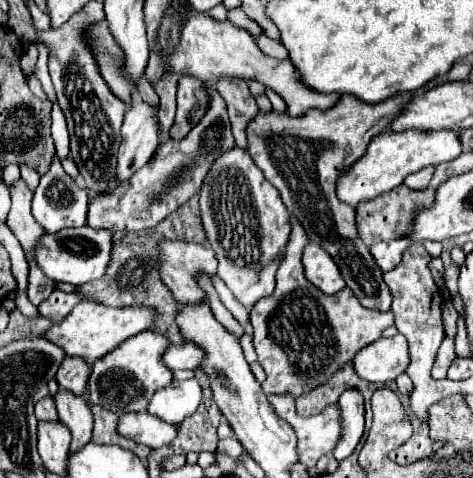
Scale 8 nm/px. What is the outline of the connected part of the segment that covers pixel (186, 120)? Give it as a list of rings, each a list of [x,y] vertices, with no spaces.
[[[182,76],[182,80],[178,80],[178,108],[170,136],[174,140],[184,138],[208,112],[208,106],[210,94],[206,90],[206,84],[194,76]]]

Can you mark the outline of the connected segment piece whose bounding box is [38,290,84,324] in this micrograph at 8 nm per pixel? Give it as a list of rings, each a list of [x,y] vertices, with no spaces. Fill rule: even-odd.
[[[54,290],[50,294],[50,298],[46,298],[38,306],[38,312],[40,312],[40,316],[46,316],[52,324],[60,324],[70,314],[70,308],[74,308],[82,300],[84,300],[84,294],[80,294],[80,292],[66,294],[62,290]]]

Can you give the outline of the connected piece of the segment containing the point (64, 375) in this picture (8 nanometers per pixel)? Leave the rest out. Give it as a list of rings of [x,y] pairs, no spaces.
[[[66,356],[66,360],[62,362],[58,374],[56,374],[56,382],[62,390],[74,392],[76,396],[82,396],[84,388],[86,388],[86,378],[88,378],[90,368],[86,368],[86,362],[74,358],[74,356]]]

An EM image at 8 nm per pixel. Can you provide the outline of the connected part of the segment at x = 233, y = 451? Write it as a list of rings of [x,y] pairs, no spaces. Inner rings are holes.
[[[225,438],[220,440],[218,442],[216,452],[228,456],[233,456],[233,458],[249,456],[248,452],[236,438]]]

